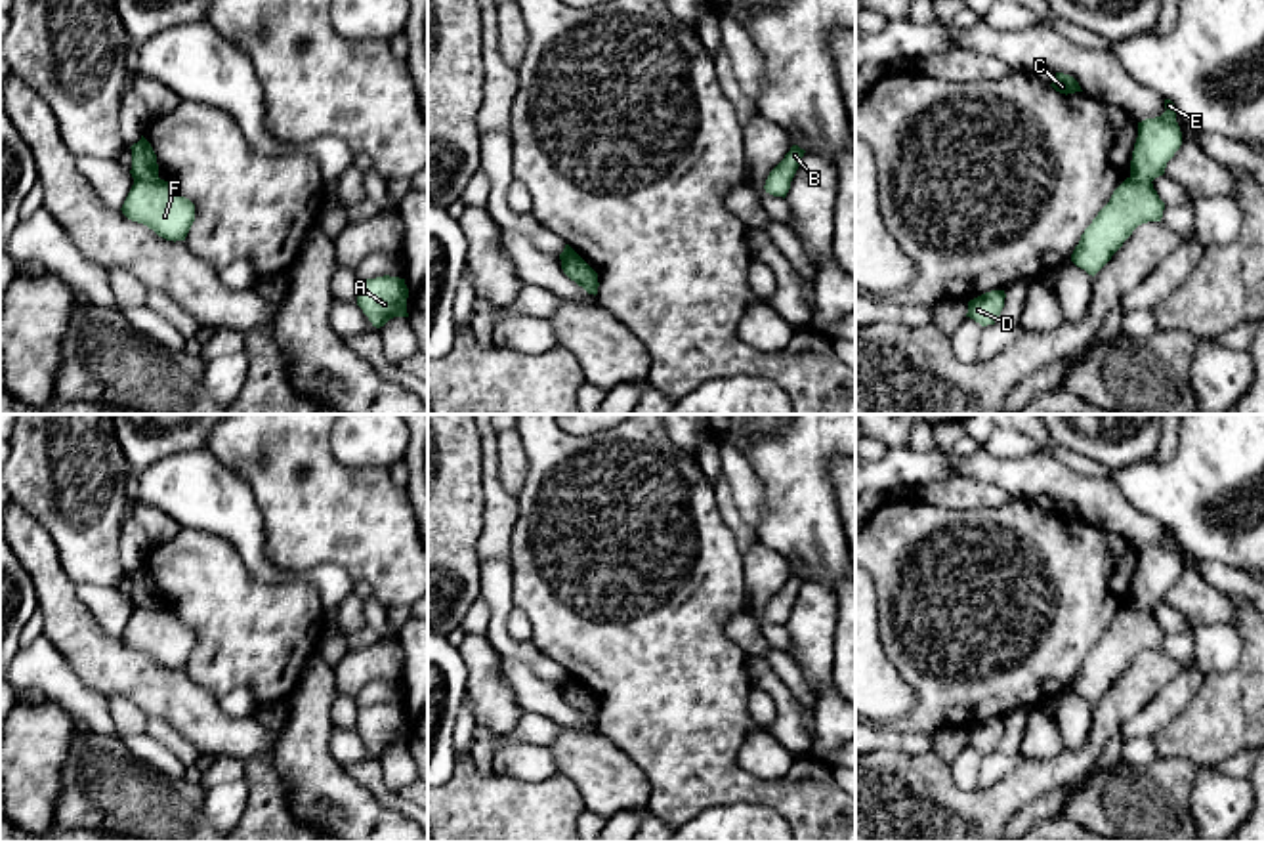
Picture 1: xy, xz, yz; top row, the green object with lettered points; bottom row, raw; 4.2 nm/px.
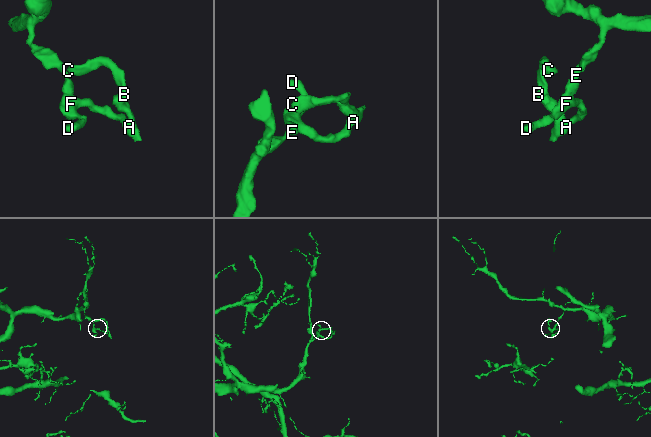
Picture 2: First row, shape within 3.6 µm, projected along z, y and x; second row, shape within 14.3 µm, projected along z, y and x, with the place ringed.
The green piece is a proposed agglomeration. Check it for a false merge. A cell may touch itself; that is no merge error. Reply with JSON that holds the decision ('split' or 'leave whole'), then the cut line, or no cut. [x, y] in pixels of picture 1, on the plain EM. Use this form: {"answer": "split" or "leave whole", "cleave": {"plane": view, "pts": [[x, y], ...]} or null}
{"answer": "split", "cleave": {"plane": "xz", "pts": [[562, 688], [583, 692], [596, 705]]}}

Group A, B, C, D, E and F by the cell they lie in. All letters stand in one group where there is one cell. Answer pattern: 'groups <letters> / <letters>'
groups A B C D F / E

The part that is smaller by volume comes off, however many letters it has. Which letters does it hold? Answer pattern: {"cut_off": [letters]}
{"cut_off": ["A", "B", "C", "D", "F"]}

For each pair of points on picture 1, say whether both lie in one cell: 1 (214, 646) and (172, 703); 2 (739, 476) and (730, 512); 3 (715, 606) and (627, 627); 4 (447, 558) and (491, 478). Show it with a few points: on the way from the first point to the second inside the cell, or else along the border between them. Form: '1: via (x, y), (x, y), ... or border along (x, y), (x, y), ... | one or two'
1: border along (184, 669), (218, 699) | two
2: border along (722, 470), (732, 503), (755, 531) | two
3: via (694, 606), (648, 606) | one
4: border along (482, 447), (484, 512), (478, 535) | two

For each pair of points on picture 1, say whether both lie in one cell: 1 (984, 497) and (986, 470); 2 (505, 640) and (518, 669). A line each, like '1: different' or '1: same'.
1: different
2: different

